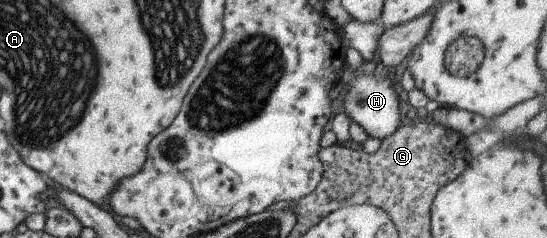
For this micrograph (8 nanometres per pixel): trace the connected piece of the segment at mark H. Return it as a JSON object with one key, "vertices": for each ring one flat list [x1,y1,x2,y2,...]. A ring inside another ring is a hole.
{"vertices":[[348,64,344,65,341,80,344,81,348,90,344,101,351,122,359,124,368,134,368,138,386,140,388,136,392,136,400,124,400,96,394,89,395,82,391,82,386,76,378,78,372,74,370,76,358,74]]}

